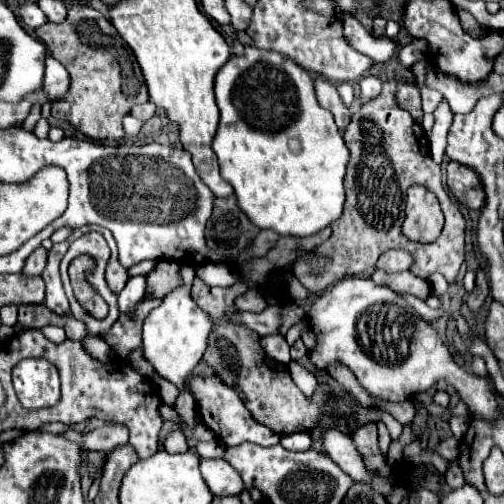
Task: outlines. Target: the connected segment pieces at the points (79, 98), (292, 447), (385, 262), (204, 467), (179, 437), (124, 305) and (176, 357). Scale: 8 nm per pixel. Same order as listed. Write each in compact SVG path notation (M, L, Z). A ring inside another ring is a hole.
M74 5L64 23L44 23L36 29L36 37L70 73L70 89L66 97L52 103L52 117L68 121L92 139L122 139L126 135L122 117L128 115L136 103L148 101L148 89L134 53L126 47L112 23L88 5ZM114 43L122 43L122 49L108 47Z
M292 433L292 435L284 435L280 439L280 445L288 451L308 451L312 449L312 437L310 433Z
M392 249L388 253L384 253L378 263L376 269L388 271L388 273L400 273L400 271L410 271L410 267L414 265L414 257L408 251L402 249Z
M200 459L200 471L216 497L240 495L244 491L240 473L224 459Z
M180 429L172 431L166 439L164 439L164 449L168 453L180 453L180 451L188 451L188 445L186 445L186 437Z
M130 277L126 287L118 293L118 309L122 315L134 319L136 307L144 299L144 289L146 289L146 279L144 277Z
M190 265L182 267L184 275L184 287L178 287L178 291L170 291L162 303L152 309L152 313L144 319L144 333L142 333L142 347L144 347L144 357L154 365L154 369L168 381L172 381L179 389L174 408L184 420L184 423L194 429L196 427L196 403L192 395L186 391L186 377L192 373L192 369L198 365L202 359L206 347L208 347L208 337L216 327L216 321L204 313L194 299L190 297L190 285L194 279L194 269Z

